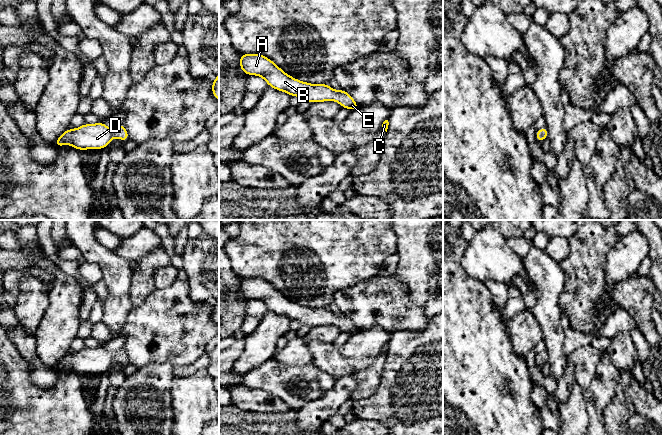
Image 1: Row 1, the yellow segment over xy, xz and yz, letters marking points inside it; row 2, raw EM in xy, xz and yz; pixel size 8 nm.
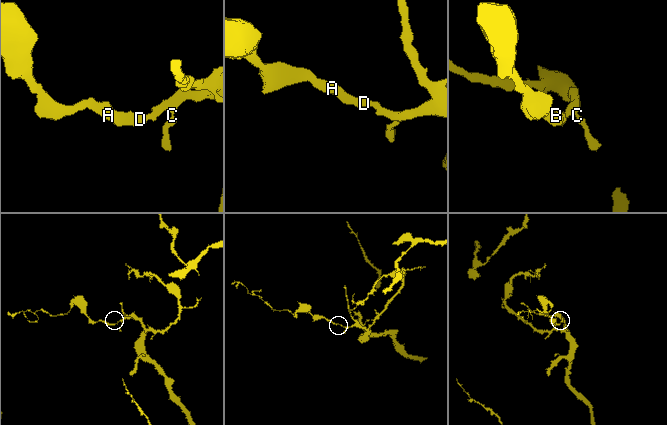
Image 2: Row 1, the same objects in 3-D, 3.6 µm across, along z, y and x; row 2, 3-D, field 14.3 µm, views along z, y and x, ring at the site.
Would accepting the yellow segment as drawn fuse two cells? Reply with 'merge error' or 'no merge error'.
no merge error

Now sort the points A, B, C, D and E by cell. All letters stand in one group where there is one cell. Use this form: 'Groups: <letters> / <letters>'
Groups: A B C D E

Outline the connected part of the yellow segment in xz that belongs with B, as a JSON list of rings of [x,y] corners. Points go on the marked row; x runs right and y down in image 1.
[[[240,54],[240,69],[246,75],[262,77],[273,89],[301,97],[304,101],[315,103],[333,100],[351,111],[359,107],[348,92],[341,89],[335,91],[327,84],[310,84],[297,80],[262,54]]]

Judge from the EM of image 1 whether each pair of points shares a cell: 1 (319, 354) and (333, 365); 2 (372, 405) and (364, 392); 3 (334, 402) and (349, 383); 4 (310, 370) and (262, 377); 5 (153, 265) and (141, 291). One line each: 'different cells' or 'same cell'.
1: same cell
2: different cells
3: same cell
4: same cell
5: same cell

